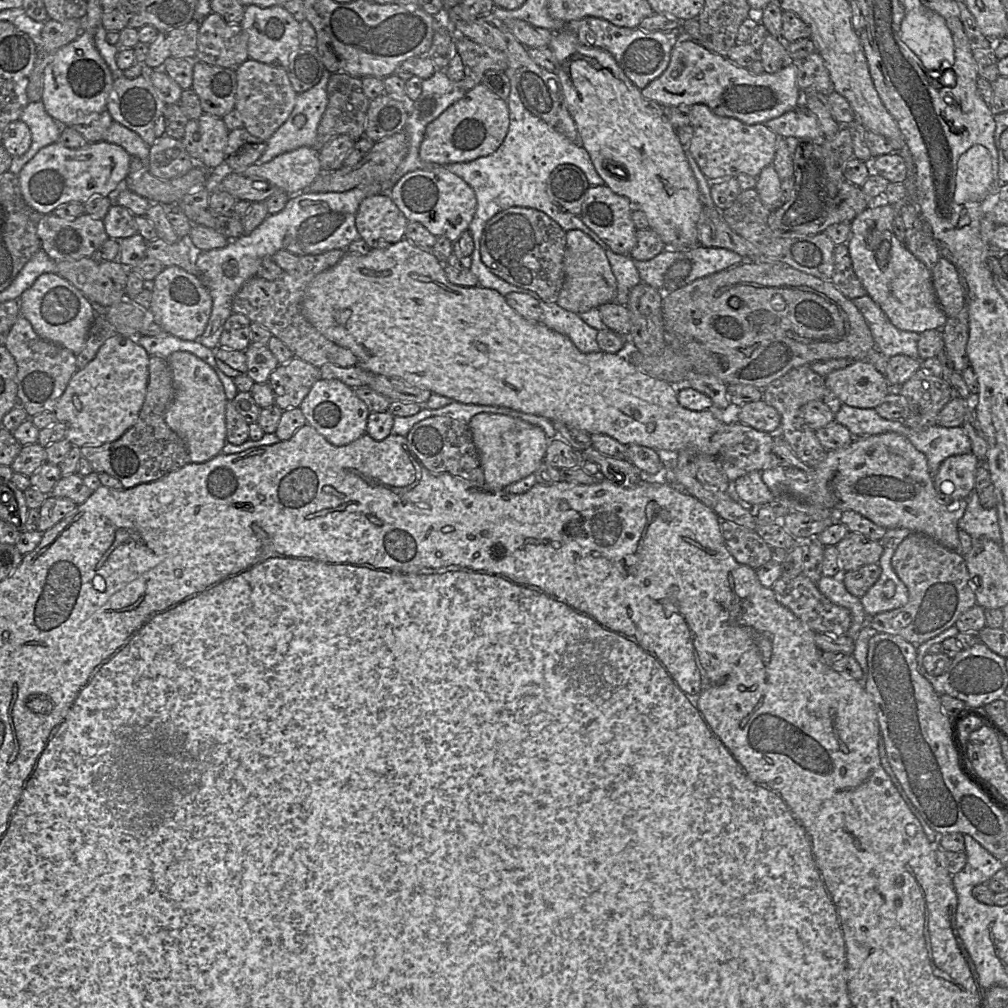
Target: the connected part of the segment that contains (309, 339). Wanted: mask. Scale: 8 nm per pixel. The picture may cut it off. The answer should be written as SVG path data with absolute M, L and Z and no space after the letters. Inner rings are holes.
M330 250L318 255L299 256L295 270L284 272L273 281L255 276L249 279L235 295L232 312L243 314L251 322L256 322L280 339L295 358L299 358L320 368L326 363L339 367L358 365L358 359L348 348L341 347L322 335L303 315L302 301L310 282L319 273L335 266L347 253L346 250Z

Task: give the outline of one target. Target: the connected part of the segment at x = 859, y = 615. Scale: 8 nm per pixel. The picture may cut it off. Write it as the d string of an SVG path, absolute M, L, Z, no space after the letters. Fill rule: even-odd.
M822 575L817 586L819 591L832 603L850 611L852 621L846 635L855 640L859 631L867 622L867 614L864 611L861 599L848 592L841 576Z

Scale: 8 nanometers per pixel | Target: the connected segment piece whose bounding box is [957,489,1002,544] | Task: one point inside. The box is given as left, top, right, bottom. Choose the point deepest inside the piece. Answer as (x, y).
(977, 521)

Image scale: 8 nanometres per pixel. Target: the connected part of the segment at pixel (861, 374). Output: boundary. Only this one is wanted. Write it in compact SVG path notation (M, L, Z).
M864 359L832 371L825 383L843 404L856 408L875 409L893 390L884 375Z

